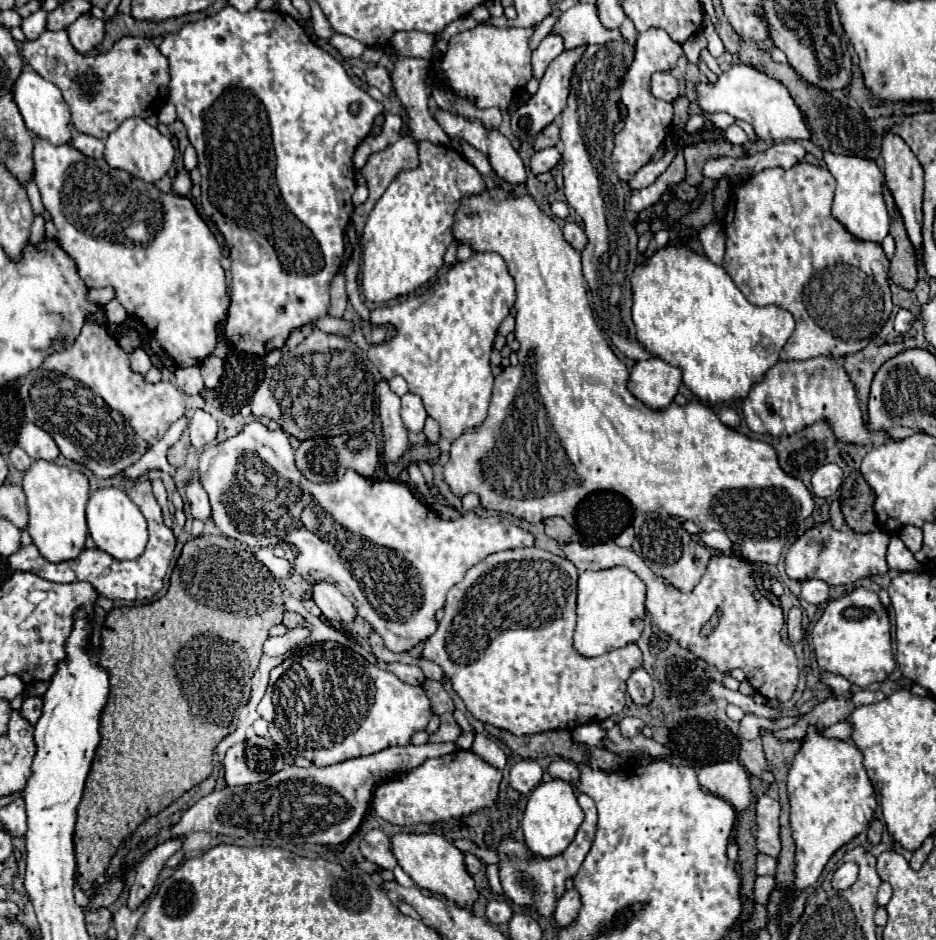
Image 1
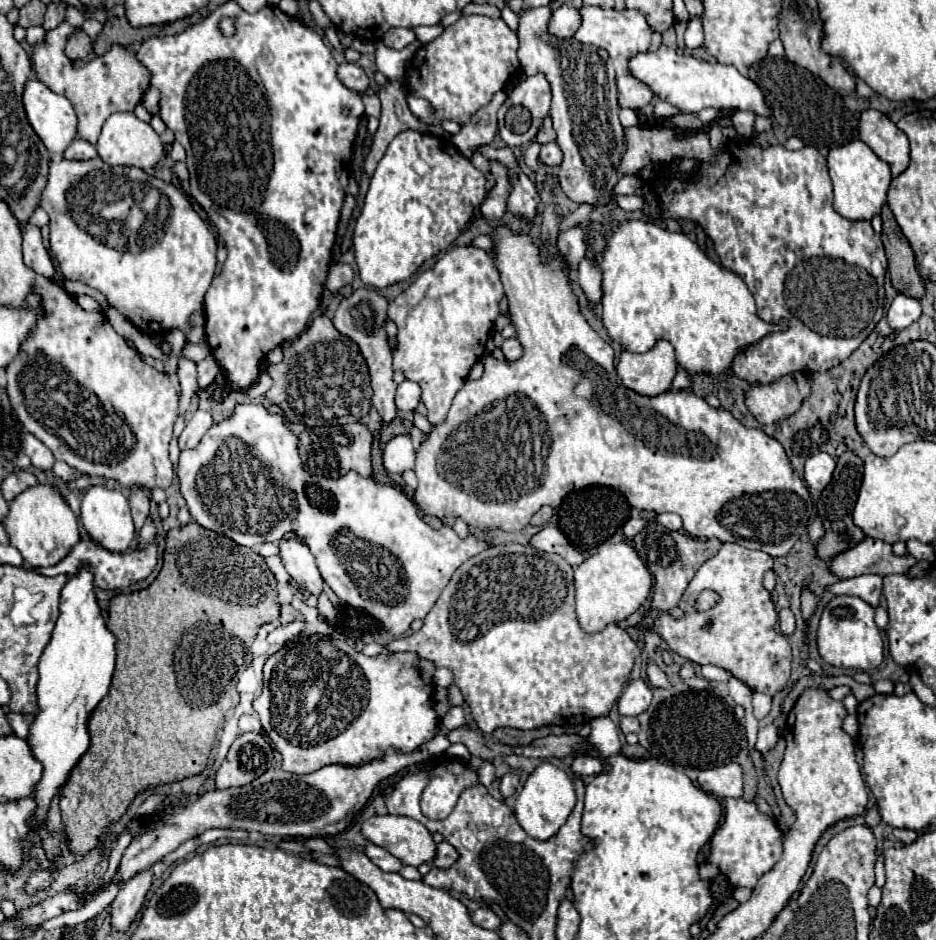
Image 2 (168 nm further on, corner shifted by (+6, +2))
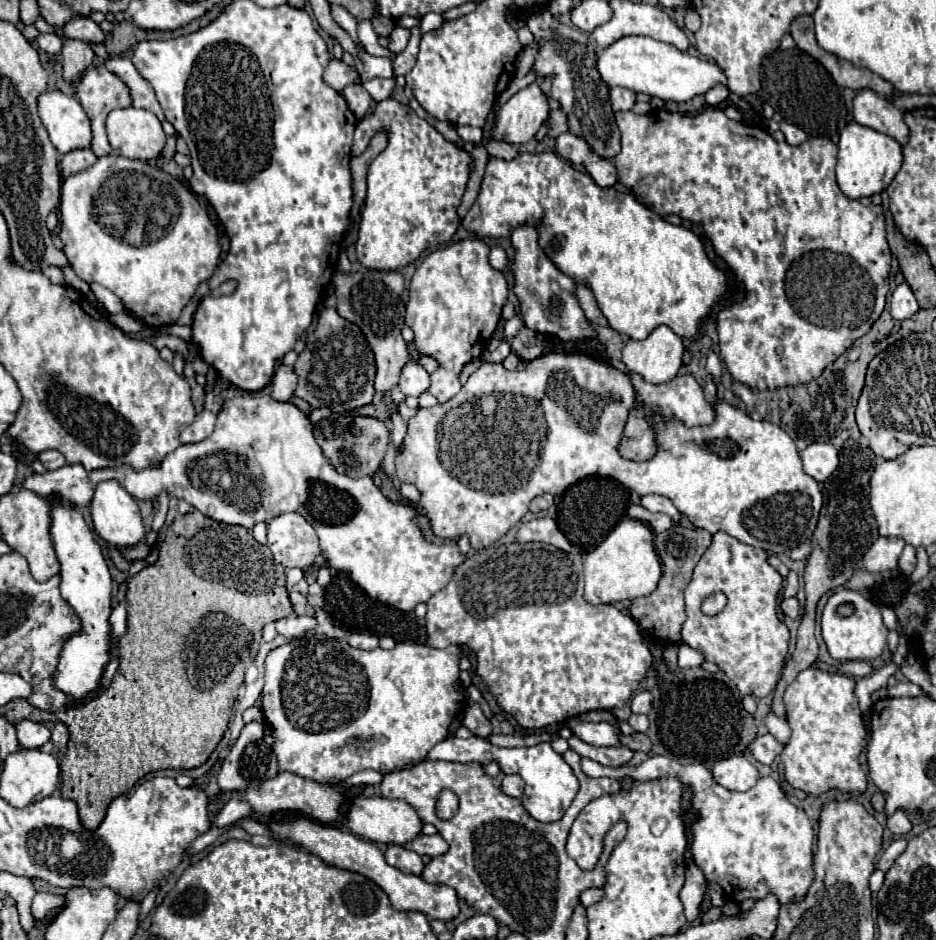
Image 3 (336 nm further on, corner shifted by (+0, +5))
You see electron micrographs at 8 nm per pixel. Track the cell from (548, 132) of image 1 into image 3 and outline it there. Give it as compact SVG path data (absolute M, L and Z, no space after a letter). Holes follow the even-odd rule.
M553 105L551 115L549 115L549 137L557 137L569 129L567 115L559 105Z

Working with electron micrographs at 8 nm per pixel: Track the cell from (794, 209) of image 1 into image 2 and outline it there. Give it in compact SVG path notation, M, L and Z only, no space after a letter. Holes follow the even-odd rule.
M625 128L625 136L627 136L627 148L625 148L625 154L623 154L623 160L621 160L621 166L619 170L623 174L633 174L633 176L639 176L647 182L653 182L655 180L655 166L659 162L669 162L673 158L697 158L701 162L701 172L703 172L703 178L697 182L697 184L685 184L683 192L669 192L665 190L661 194L661 202L663 202L663 208L665 208L665 214L663 218L689 218L689 220L697 220L705 232L709 234L709 238L713 240L715 244L715 252L719 256L719 262L733 270L735 274L739 274L743 278L743 282L749 286L749 292L753 294L755 298L755 304L757 304L757 314L759 318L767 320L767 322L773 322L773 320L779 320L779 318L785 318L789 320L789 330L787 332L779 332L779 334L769 334L767 338L763 338L761 342L757 342L755 346L747 348L745 352L741 352L735 362L733 362L733 372L735 376L747 380L747 382L773 382L777 380L779 376L783 374L791 374L791 372L797 372L797 370L811 370L811 372L823 372L823 370L829 370L837 364L841 364L871 332L873 328L877 326L877 322L881 320L883 316L883 298L885 298L885 290L883 290L883 278L885 278L885 270L887 270L887 258L885 258L885 246L881 242L881 236L873 232L871 228L871 222L853 222L853 220L847 220L843 216L839 216L835 210L833 210L833 192L831 192L831 182L829 182L829 174L827 174L827 162L825 158L811 146L805 146L797 152L791 152L783 146L769 146L769 148L761 148L761 146L755 146L755 144L741 144L741 142L731 142L723 152L721 156L715 158L715 164L709 164L709 158L713 158L713 152L711 152L711 146L709 146L709 138L707 134L703 132L691 132L691 134L677 134L669 128L651 128L651 130L643 130L643 128Z

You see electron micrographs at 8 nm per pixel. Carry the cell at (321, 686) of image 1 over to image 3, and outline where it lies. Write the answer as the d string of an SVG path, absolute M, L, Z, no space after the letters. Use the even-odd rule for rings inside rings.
M305 635L301 639L293 639L291 643L273 649L265 659L265 687L263 687L263 697L261 697L261 711L263 711L265 723L271 725L271 735L273 735L271 749L277 755L279 769L295 773L295 775L311 779L311 781L317 781L321 785L327 785L327 783L343 781L365 769L375 769L379 773L391 773L391 771L407 769L407 767L421 763L427 757L427 751L431 751L431 747L435 747L435 743L439 743L447 737L449 725L455 719L455 715L467 707L465 687L459 681L459 659L461 659L461 647L457 647L457 645L449 645L445 649L435 649L435 647L419 645L419 643L397 643L389 651L381 649L381 647L363 651L363 649L351 647L345 641L329 639L325 635Z

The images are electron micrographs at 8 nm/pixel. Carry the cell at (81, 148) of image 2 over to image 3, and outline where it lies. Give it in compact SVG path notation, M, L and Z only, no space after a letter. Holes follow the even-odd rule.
M75 149L71 153L65 153L61 157L61 175L77 175L79 171L91 167L91 163L95 163L97 157L93 155L91 149Z

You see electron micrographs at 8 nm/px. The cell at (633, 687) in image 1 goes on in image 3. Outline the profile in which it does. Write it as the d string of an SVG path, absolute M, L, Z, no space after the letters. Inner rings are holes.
M639 691L631 699L631 711L633 713L649 713L653 707L653 695L649 691Z

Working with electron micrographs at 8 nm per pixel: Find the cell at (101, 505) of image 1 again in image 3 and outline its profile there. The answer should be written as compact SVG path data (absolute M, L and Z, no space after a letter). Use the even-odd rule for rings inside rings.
M103 481L97 485L93 501L91 501L91 515L93 515L93 527L97 535L107 541L113 547L133 547L145 537L145 527L141 521L141 513L137 507L137 501L133 495L121 487L119 481Z

